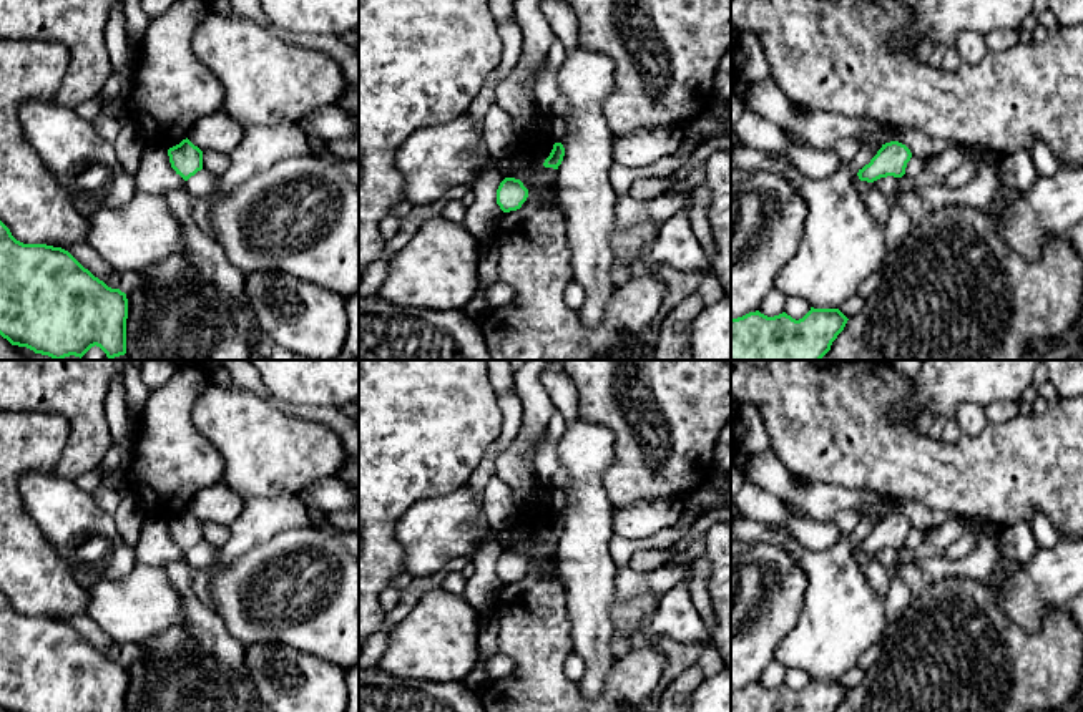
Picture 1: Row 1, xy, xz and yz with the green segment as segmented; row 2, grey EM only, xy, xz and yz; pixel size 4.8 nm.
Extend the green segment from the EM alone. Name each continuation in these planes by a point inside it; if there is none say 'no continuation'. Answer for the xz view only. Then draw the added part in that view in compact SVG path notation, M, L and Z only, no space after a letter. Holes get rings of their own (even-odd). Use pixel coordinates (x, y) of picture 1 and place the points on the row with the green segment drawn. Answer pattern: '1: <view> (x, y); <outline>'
no continuation

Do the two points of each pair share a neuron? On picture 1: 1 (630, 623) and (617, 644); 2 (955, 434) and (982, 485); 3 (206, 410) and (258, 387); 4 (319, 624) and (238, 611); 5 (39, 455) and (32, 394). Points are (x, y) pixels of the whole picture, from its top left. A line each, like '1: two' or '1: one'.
1: two
2: two
3: two
4: one
5: two

